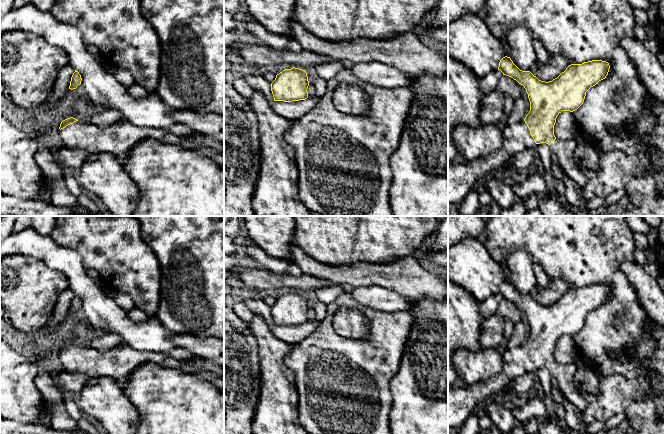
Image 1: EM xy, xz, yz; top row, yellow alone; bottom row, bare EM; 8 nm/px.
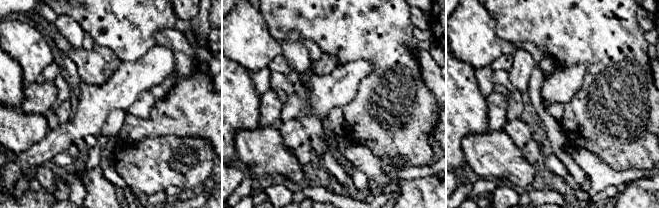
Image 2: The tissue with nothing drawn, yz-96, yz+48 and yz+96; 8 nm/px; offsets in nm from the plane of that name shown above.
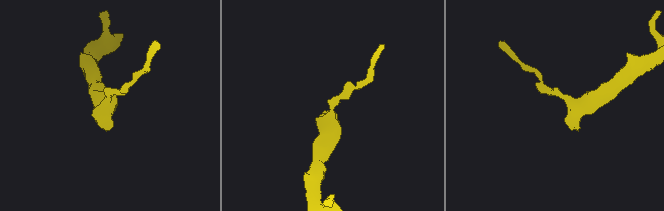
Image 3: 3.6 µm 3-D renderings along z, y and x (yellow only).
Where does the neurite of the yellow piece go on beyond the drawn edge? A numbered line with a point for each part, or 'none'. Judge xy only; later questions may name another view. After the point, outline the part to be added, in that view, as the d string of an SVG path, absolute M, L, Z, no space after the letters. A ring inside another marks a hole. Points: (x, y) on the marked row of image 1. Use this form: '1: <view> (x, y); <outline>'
1: xy (118, 138); M126 119L105 128L78 120L60 130L67 149L107 152L117 157L125 157L142 140L161 140L167 134L163 129L135 126Z

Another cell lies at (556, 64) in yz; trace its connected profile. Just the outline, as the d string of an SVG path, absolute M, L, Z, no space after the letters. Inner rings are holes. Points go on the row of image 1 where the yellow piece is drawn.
M555 54L549 55L545 63L536 61L529 71L539 80L549 82L557 78L568 66L569 63L565 57Z

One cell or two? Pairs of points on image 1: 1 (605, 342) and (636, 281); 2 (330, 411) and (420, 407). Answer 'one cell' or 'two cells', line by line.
1: two cells
2: two cells

